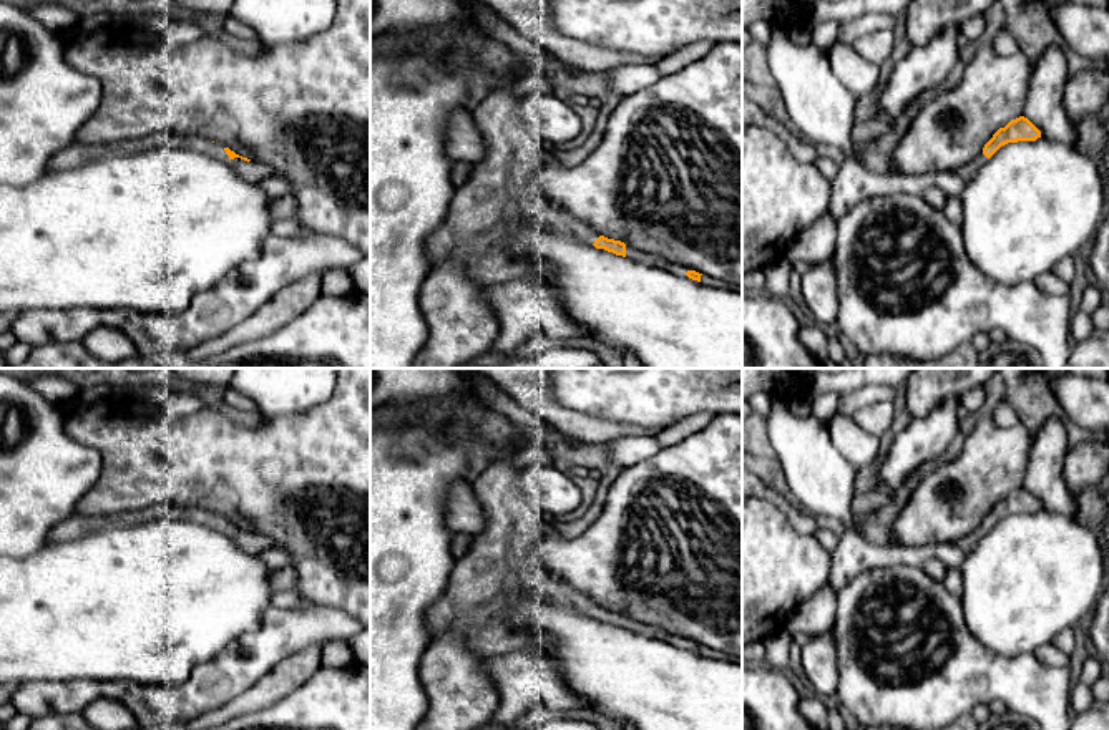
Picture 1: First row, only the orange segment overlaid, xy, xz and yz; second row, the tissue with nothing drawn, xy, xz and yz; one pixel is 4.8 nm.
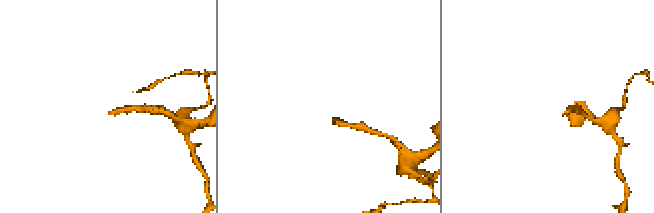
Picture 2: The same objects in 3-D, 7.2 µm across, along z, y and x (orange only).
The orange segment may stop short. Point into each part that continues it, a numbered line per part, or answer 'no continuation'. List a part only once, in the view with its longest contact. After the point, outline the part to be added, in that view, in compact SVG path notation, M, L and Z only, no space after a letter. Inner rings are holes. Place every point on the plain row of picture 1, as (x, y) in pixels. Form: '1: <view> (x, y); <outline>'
1: xy (77, 526); M164 506L144 508L141 511L126 511L123 514L111 514L111 516L73 514L50 531L48 544L68 543L68 541L75 541L83 536L88 536L91 533L98 533L101 529L141 524L141 523L153 521L161 516L179 518L184 521L203 524L209 529L214 529L214 531L227 536L242 551L251 552L251 554L259 554L266 549L277 548L276 541L269 536L264 536L259 533L247 534L241 529L231 531L221 516L213 514L206 509L164 508Z

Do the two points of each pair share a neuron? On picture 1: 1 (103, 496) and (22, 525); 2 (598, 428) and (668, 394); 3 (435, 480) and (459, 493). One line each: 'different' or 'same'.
1: different
2: different
3: different

